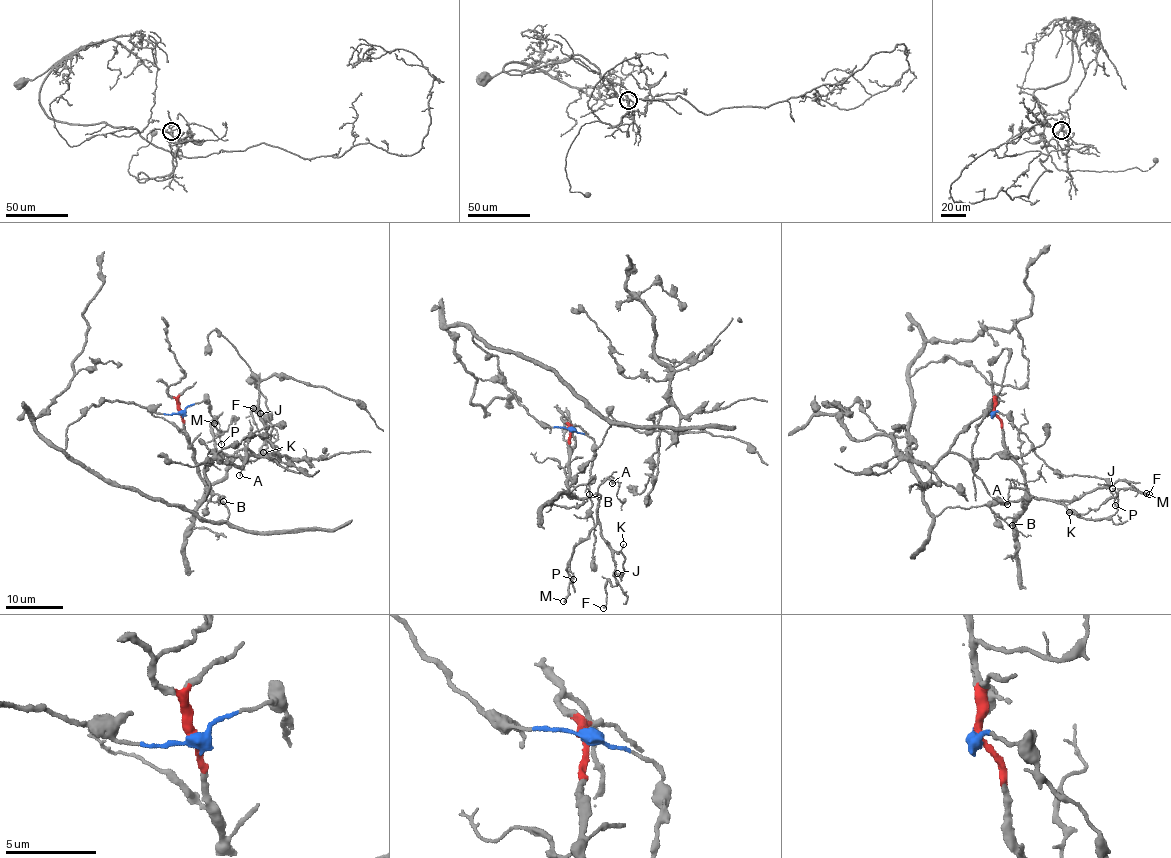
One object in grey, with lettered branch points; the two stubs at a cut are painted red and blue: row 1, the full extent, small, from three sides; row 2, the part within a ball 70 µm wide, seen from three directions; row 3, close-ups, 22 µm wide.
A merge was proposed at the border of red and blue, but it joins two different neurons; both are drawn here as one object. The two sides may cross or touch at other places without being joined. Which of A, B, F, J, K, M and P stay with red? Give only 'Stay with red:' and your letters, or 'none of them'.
Stay with red: A, B, F, J, K, M, P

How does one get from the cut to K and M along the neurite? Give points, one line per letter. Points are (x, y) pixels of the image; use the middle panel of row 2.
K: (570, 430), (567, 494), (574, 498), (597, 496), (600, 533), (617, 552), (624, 544)
M: (570, 430), (567, 494), (597, 496), (598, 517), (596, 525), (574, 549), (567, 569), (569, 595), (564, 602)

